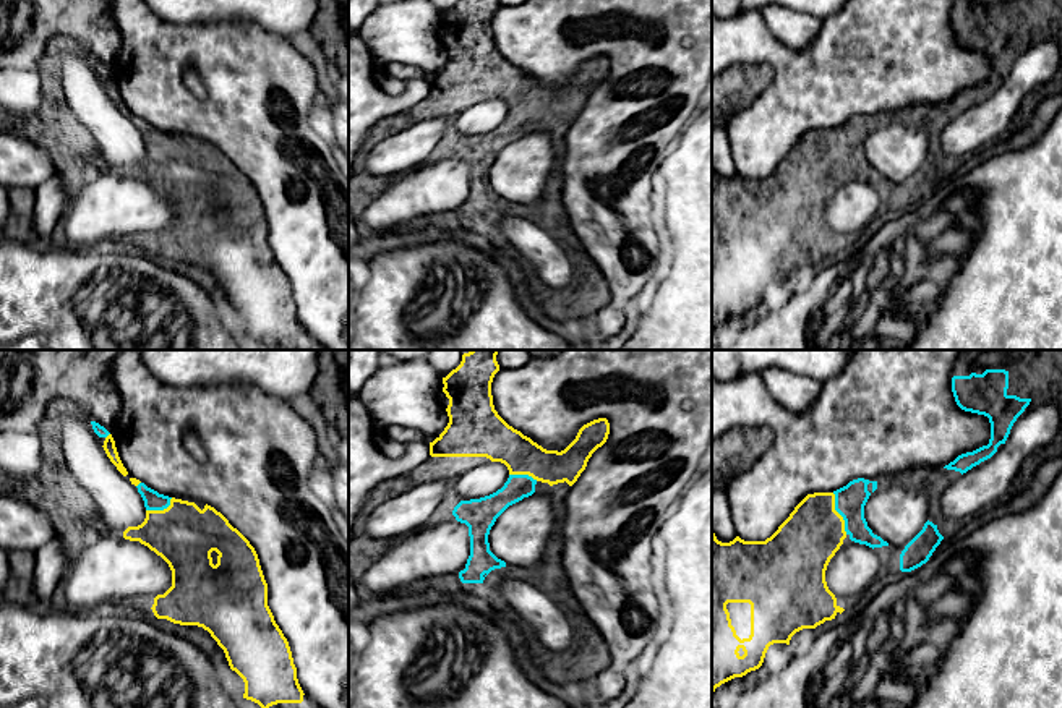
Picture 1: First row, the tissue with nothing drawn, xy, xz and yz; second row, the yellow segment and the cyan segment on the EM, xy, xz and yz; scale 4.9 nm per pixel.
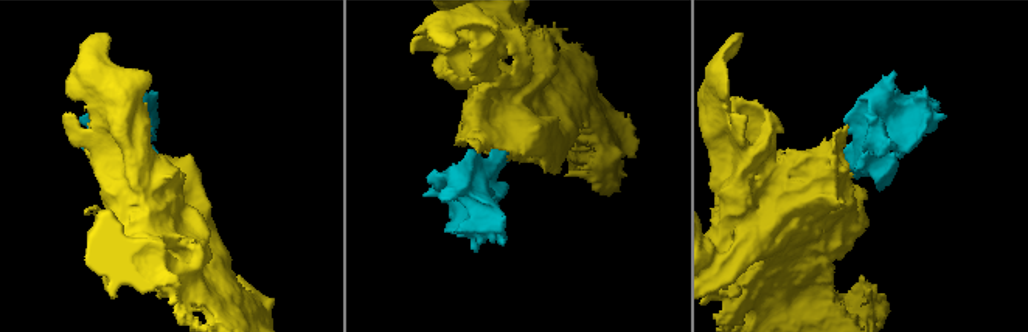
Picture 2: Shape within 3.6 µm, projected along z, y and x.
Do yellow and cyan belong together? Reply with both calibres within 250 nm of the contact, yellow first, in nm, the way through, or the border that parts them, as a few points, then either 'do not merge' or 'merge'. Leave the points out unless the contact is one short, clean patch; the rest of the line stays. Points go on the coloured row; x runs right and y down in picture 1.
300 nm thick on the yellow side, 150 nm on the other; merge

